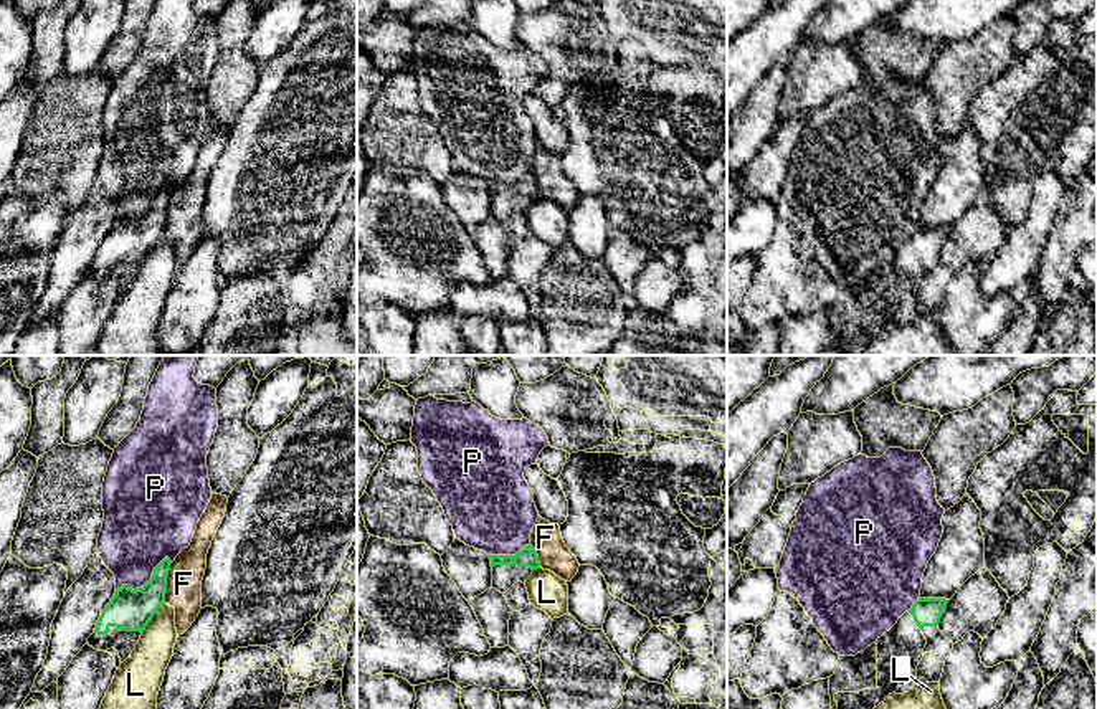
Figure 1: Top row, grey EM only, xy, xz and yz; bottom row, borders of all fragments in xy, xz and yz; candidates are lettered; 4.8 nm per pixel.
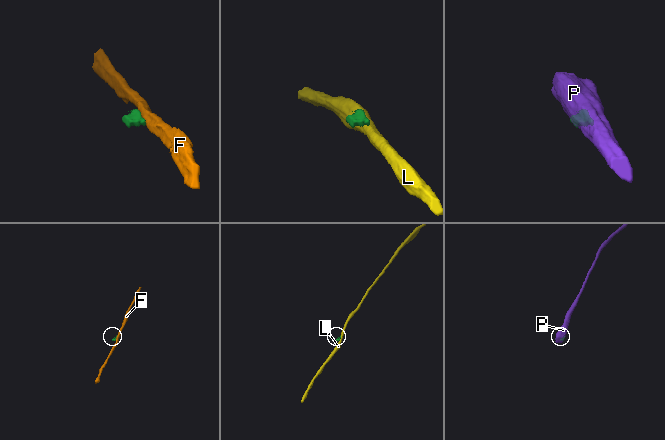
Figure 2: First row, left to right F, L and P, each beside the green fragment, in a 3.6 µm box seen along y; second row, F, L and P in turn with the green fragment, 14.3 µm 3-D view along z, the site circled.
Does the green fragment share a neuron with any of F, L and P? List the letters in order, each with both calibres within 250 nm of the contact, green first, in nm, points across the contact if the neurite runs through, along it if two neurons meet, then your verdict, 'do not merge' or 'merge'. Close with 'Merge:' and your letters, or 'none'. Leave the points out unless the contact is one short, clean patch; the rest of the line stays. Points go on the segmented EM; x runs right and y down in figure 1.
F: 200/180 nm | along xy (172, 562), (167, 572), (164, 600) | do not merge
L: 200/190 nm | along xy (164, 600), (141, 632) | do not merge
P: 200/360 nm | do not merge
Merge: none

